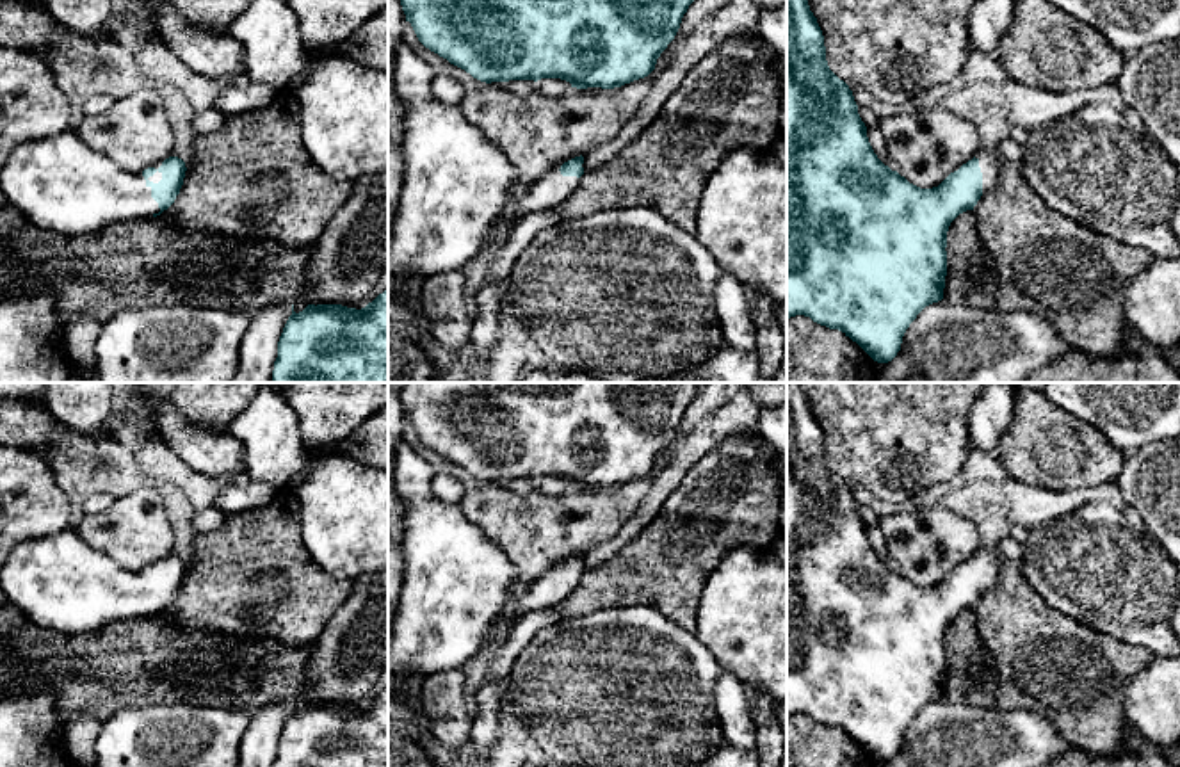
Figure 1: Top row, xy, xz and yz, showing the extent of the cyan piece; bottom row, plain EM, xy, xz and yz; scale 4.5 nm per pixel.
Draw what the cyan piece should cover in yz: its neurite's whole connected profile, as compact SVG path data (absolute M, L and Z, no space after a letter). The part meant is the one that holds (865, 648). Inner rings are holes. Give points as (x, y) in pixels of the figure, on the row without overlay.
M787 383L787 717L796 714L810 715L829 728L838 728L856 740L874 760L888 762L901 749L902 735L917 714L929 703L943 698L947 674L947 630L950 621L963 610L974 609L984 591L995 587L998 580L1000 550L997 545L977 552L972 559L950 571L938 585L920 587L909 582L897 569L885 564L874 552L867 525L858 513L849 484L828 464L824 434L817 416L810 409L801 383Z

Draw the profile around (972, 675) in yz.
M972 609L959 612L947 630L943 698L952 703L997 708L998 671L986 650Z

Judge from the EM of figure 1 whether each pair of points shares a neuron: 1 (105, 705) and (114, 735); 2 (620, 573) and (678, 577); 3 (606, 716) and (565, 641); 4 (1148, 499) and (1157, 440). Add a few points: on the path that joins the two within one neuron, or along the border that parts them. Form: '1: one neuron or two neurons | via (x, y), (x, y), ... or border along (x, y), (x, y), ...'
1: two neurons | border along (148, 705), (121, 709), (104, 723)
2: one neuron | via (634, 573), (664, 573)
3: one neuron | via (588, 698), (565, 675), (565, 659)
4: one neuron | via (1157, 484), (1157, 454)

